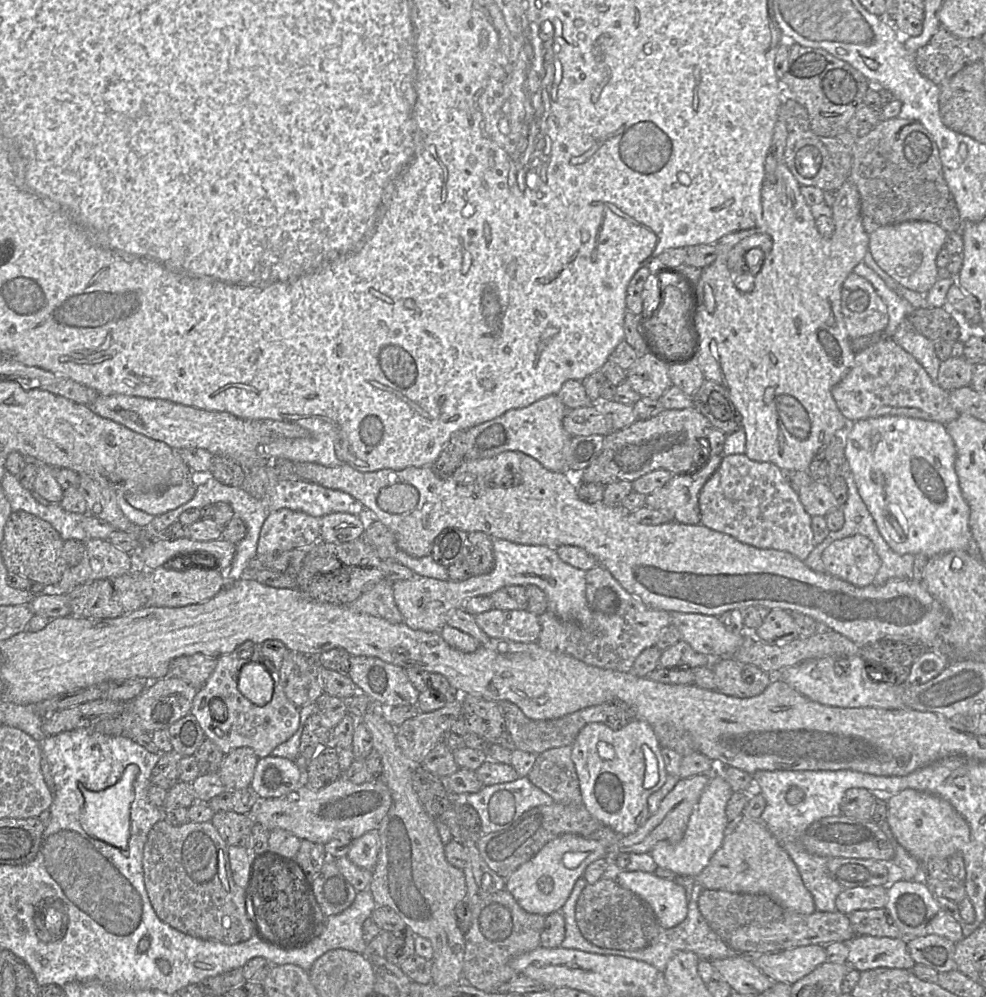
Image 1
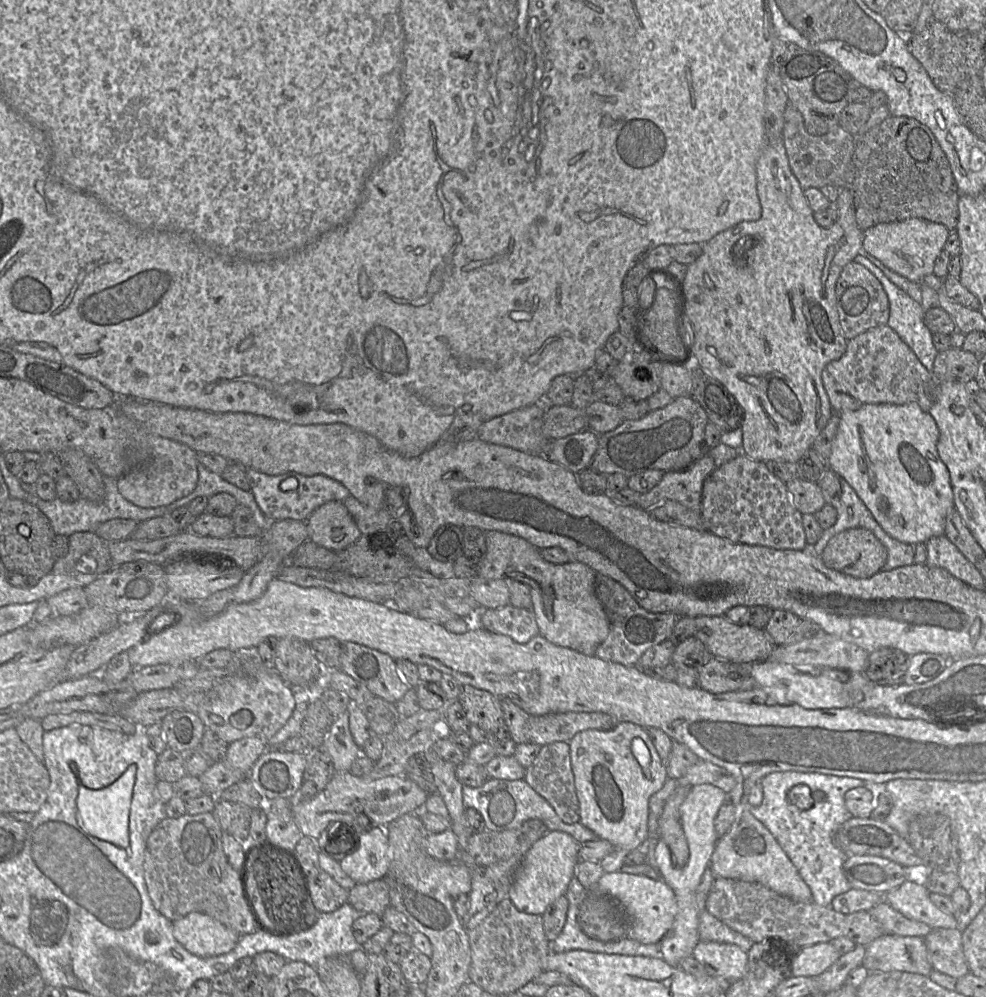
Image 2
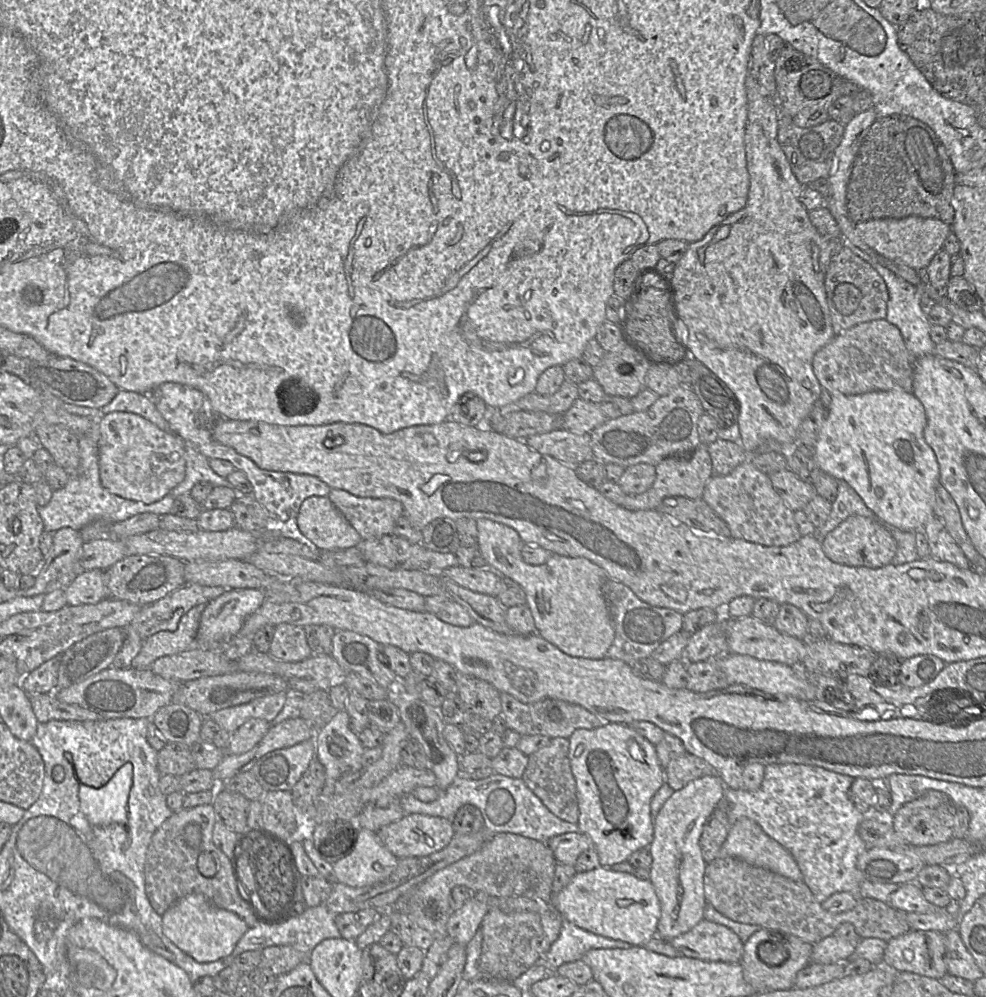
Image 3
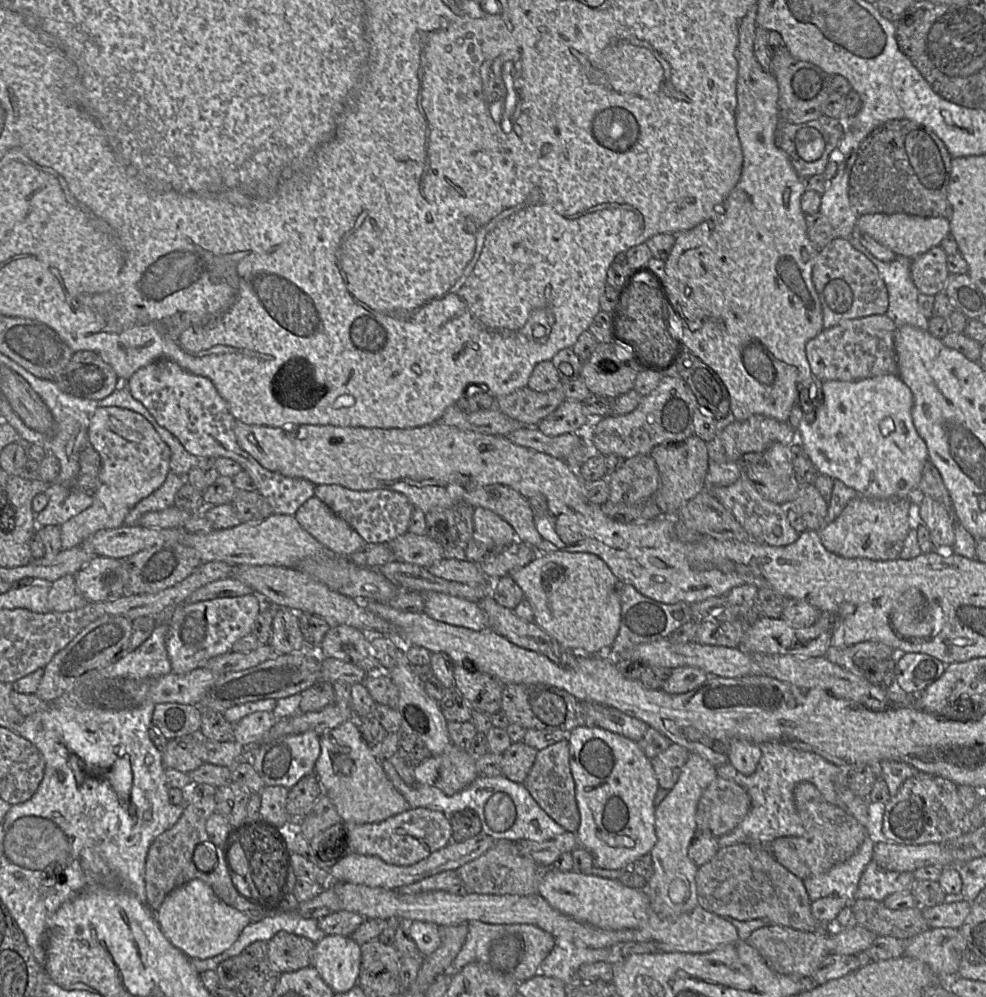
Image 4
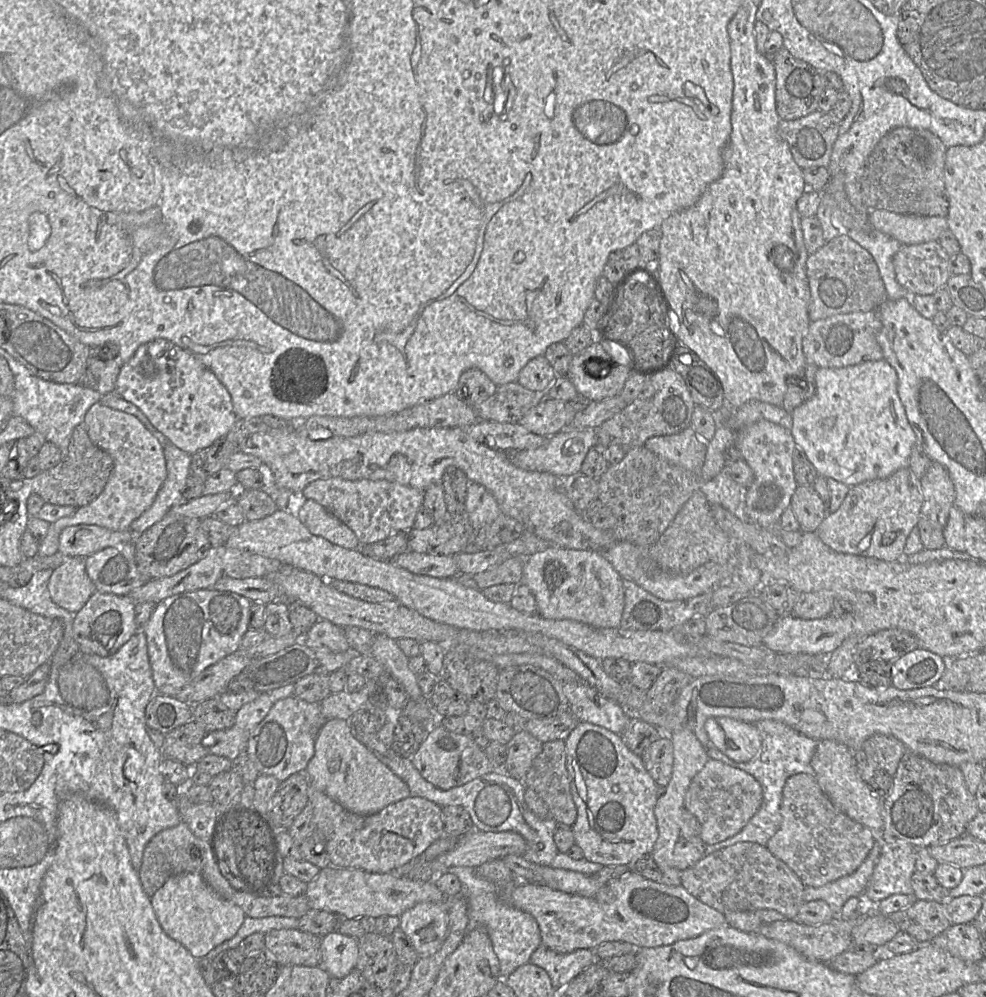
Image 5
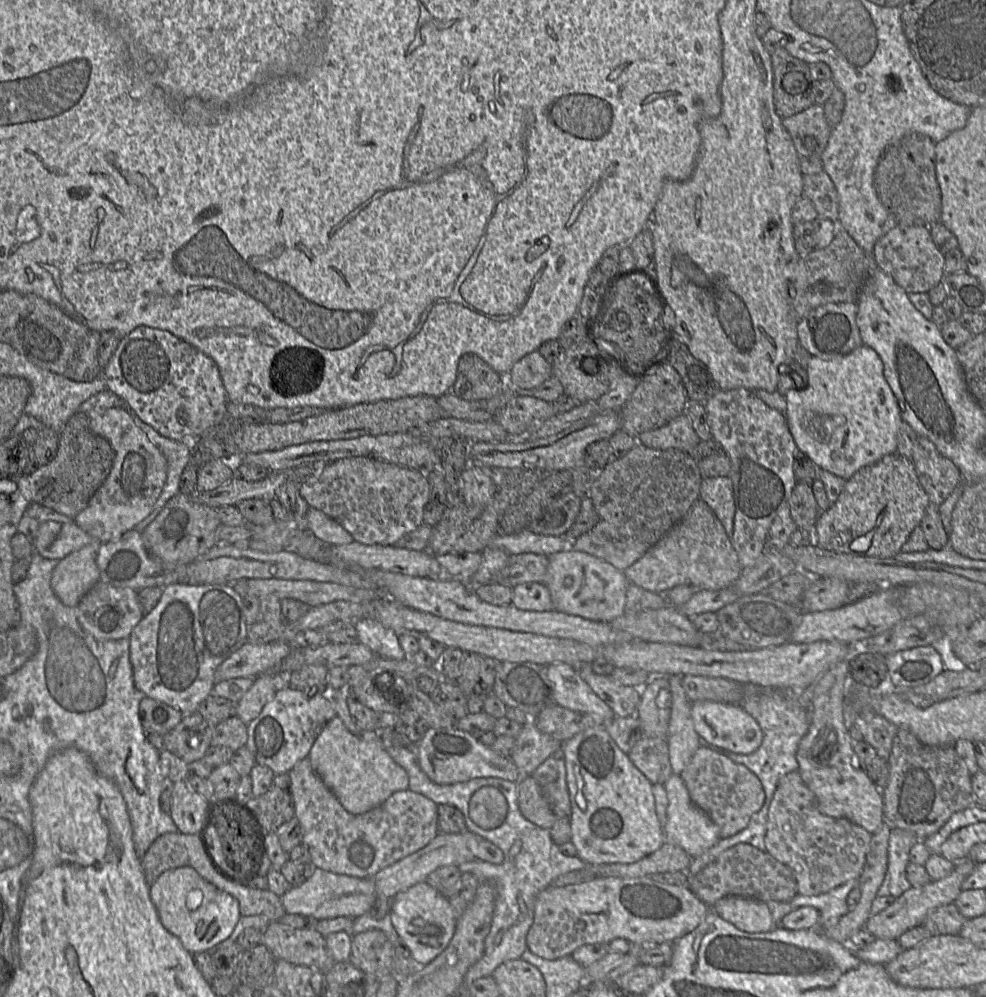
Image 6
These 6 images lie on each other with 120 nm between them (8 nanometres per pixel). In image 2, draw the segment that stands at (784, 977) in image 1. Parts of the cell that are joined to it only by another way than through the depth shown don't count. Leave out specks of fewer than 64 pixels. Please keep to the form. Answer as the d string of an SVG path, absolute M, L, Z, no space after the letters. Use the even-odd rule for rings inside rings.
M832 942L803 947L792 959L790 975L816 977L827 970L840 956Z

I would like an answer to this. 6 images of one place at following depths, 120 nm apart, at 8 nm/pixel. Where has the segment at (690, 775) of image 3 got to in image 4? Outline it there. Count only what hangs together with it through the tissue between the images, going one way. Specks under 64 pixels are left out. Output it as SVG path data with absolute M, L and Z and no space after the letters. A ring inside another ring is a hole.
M676 743L651 759L652 767L660 787L670 790L677 782L689 751Z

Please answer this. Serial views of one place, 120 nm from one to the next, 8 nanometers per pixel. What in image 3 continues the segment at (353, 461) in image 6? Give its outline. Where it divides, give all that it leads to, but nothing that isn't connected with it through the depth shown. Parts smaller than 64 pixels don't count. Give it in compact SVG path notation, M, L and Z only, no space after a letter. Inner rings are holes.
M331 489L328 498L358 532L363 540L377 539L393 532L397 520L404 515L403 505L391 498L363 498L341 489Z

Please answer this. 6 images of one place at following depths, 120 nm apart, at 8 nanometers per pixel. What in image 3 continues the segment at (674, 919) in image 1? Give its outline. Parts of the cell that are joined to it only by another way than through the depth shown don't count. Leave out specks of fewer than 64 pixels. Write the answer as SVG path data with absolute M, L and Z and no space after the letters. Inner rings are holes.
M599 867L576 873L550 903L564 920L589 932L642 947L658 934L661 906L651 882Z

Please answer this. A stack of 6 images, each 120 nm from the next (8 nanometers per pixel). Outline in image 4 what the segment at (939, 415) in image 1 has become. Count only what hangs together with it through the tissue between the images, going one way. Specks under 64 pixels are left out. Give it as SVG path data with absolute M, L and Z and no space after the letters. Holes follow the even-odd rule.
M885 314L843 320L836 326L823 329L817 336L810 339L805 347L812 374L822 381L835 380L843 382L854 382L883 375L898 375L894 347L896 329L895 323Z

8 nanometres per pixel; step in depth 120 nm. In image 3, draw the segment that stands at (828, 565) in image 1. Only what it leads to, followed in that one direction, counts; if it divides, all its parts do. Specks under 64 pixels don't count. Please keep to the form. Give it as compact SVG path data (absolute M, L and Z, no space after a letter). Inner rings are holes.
M863 516L848 517L820 541L827 558L851 567L881 568L890 564L897 551L897 543L884 525Z

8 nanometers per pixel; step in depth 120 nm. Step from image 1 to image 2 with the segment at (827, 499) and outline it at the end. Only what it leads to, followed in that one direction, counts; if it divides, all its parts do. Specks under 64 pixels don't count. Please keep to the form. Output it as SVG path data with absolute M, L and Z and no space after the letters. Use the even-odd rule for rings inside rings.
M796 477L785 485L792 504L801 514L815 514L826 504L816 482Z

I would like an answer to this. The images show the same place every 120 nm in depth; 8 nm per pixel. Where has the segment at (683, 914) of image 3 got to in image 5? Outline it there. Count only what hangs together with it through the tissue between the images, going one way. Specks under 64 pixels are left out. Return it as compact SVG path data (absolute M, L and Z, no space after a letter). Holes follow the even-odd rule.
M688 728L679 729L667 734L673 744L673 770L671 780L665 787L663 795L658 796L654 808L657 821L658 838L652 850L652 857L662 872L660 883L669 886L681 885L682 871L673 866L673 850L677 841L681 838L681 816L685 809L685 794L693 777L704 767L709 760L706 748Z

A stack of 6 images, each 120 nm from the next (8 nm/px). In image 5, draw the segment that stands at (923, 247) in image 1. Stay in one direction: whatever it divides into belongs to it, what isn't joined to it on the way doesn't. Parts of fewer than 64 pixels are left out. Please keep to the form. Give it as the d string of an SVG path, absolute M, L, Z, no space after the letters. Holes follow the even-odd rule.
M881 209L870 210L867 217L871 228L896 239L902 245L938 241L941 233L948 229L946 217L940 216L906 215Z

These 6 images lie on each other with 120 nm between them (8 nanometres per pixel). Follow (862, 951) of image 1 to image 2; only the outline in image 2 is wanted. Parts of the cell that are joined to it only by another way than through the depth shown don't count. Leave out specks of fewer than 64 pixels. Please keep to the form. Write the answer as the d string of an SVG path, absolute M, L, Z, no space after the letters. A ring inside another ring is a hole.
M883 934L866 945L862 965L870 972L894 970L929 976L933 970L923 937Z

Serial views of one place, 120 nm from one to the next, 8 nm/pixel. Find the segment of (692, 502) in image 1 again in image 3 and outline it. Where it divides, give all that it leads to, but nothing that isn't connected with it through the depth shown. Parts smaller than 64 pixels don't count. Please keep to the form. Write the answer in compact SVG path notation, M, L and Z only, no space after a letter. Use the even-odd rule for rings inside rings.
M700 443L694 450L690 459L665 458L655 465L656 478L652 486L639 495L626 495L620 499L620 506L631 511L655 510L664 498L685 497L689 499L700 499L704 487L712 476L712 462L707 446Z

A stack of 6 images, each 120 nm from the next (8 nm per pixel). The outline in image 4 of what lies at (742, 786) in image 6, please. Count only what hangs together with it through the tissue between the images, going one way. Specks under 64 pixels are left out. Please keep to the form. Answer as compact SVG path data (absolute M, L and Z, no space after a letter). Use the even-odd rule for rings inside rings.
M717 776L703 791L696 810L697 830L709 830L714 836L723 836L734 830L746 817L751 807L747 791L733 780Z

